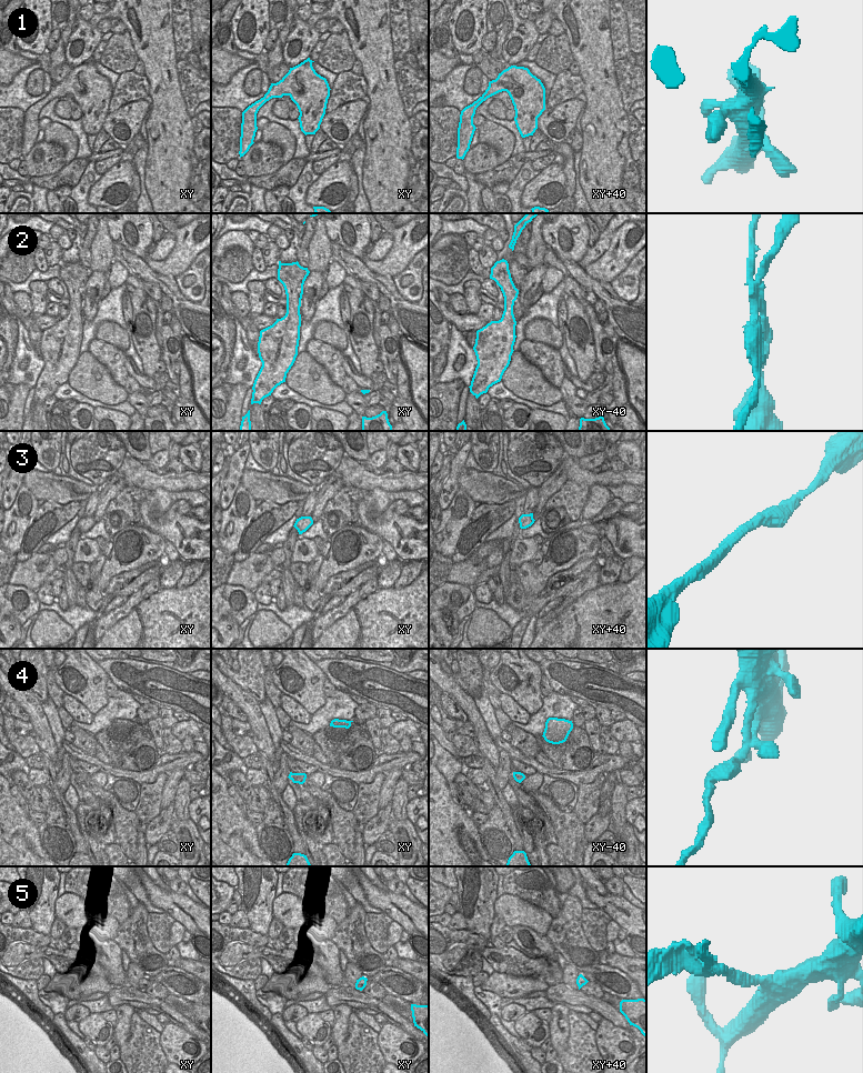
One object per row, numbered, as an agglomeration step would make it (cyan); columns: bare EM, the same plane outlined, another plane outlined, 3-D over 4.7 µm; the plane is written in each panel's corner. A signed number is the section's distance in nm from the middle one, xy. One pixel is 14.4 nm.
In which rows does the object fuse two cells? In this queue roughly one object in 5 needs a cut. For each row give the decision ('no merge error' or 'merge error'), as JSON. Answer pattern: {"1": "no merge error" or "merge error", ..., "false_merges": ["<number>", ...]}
{"1": "no merge error", "2": "merge error", "3": "no merge error", "4": "merge error", "5": "merge error", "false_merges": ["2", "4", "5"]}

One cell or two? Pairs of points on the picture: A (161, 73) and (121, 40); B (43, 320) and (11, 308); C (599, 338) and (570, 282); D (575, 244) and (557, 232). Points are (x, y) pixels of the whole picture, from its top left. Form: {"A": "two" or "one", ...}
{"A": "two", "B": "one", "C": "one", "D": "one"}

